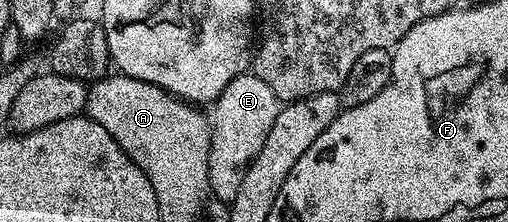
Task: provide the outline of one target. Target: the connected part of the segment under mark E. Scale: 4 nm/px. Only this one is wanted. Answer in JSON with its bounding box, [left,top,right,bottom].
[209,72,280,204]

